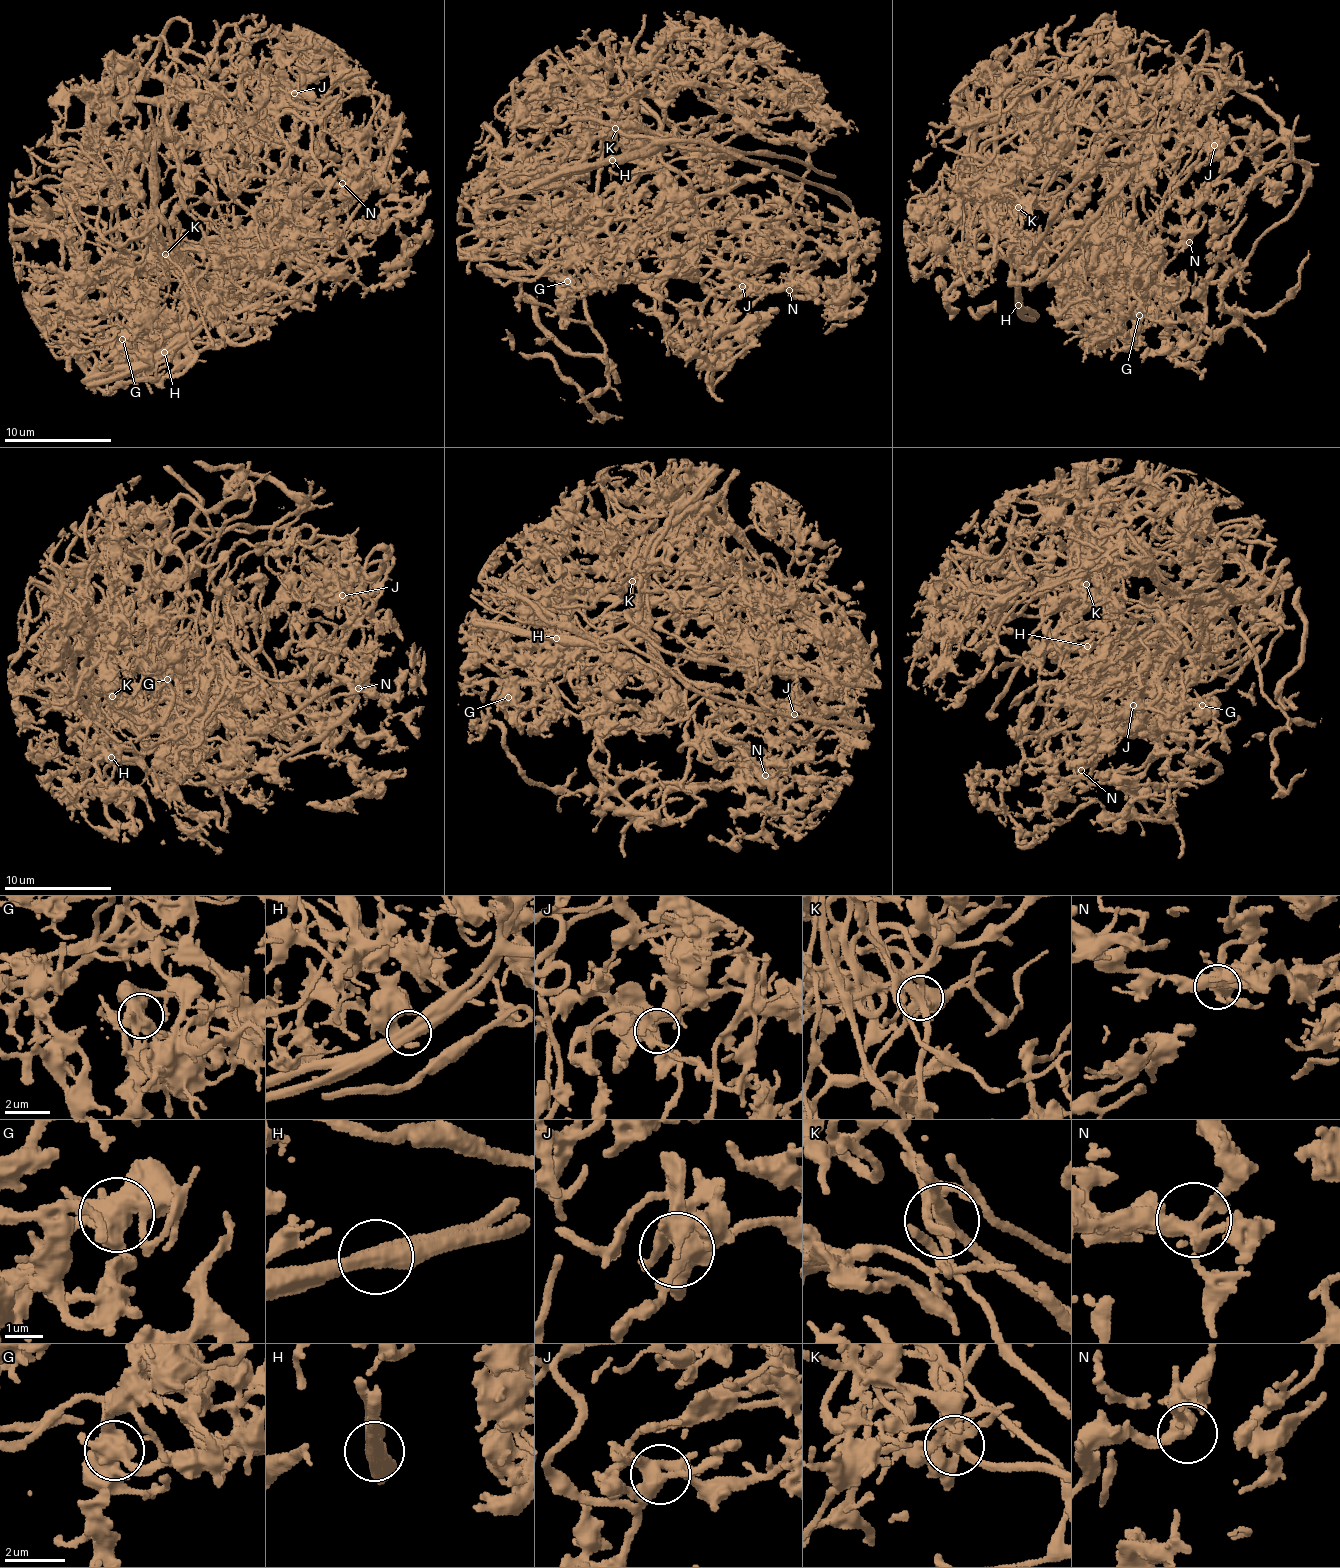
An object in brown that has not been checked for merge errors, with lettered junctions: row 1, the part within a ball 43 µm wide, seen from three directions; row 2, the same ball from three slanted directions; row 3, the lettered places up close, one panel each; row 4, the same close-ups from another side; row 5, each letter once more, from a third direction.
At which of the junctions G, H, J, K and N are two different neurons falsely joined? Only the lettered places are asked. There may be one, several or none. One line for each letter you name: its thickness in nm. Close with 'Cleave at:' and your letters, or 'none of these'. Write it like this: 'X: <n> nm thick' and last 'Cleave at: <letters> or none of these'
G: 550 nm thick
H: 500 nm thick
K: 320 nm thick
Cleave at: G, H, K

